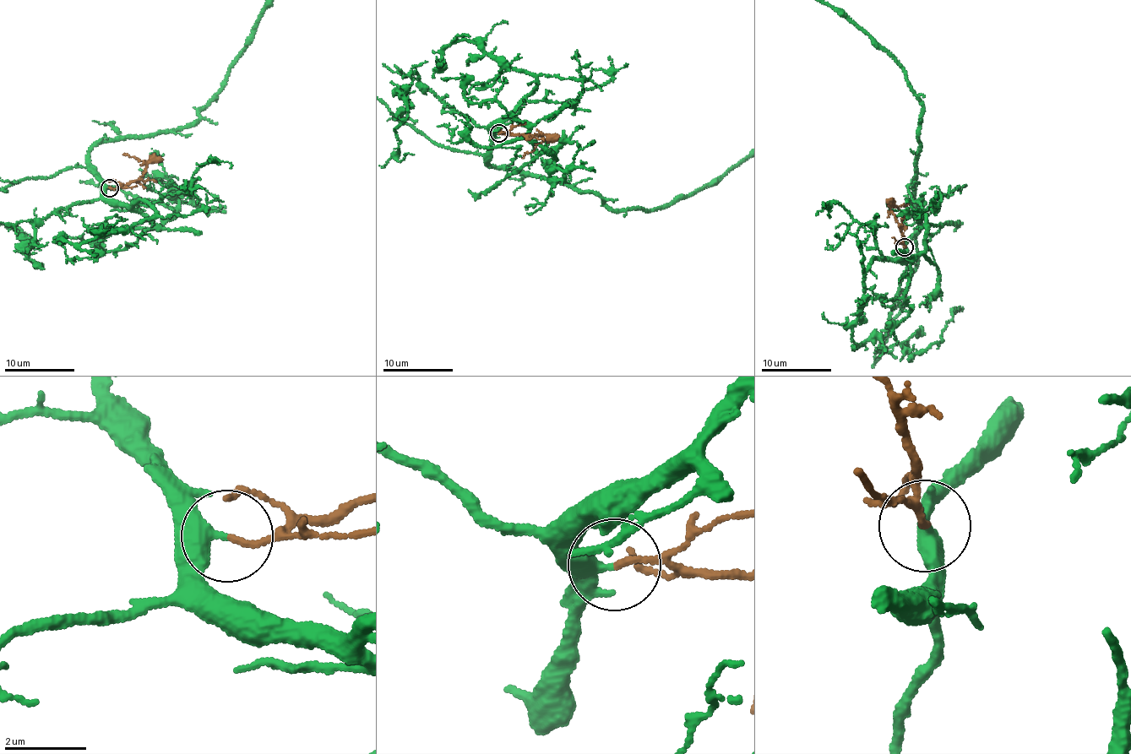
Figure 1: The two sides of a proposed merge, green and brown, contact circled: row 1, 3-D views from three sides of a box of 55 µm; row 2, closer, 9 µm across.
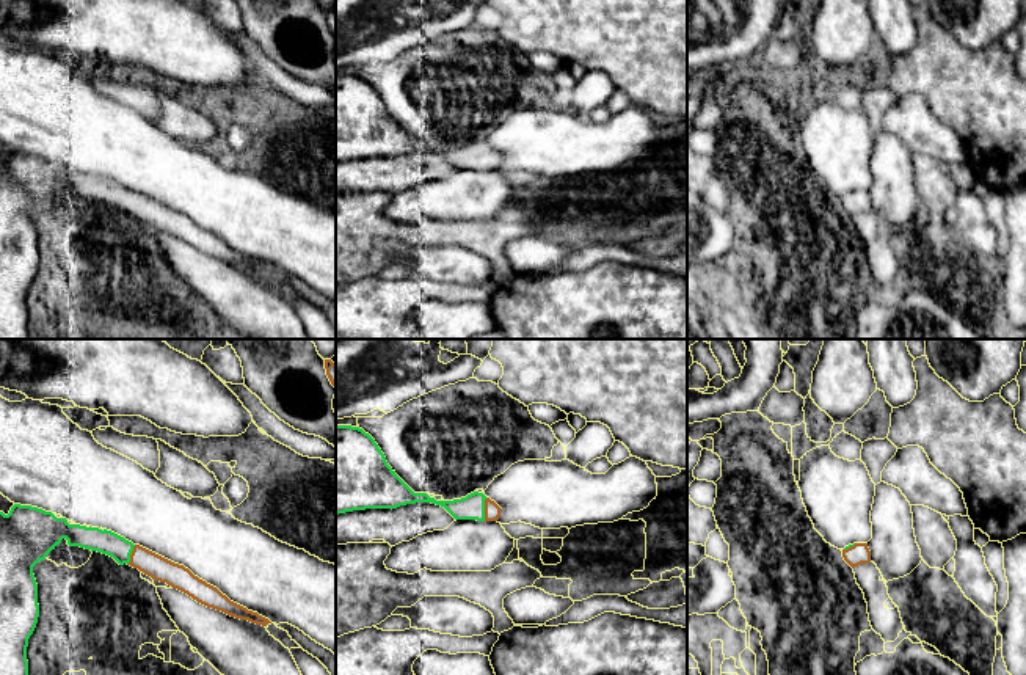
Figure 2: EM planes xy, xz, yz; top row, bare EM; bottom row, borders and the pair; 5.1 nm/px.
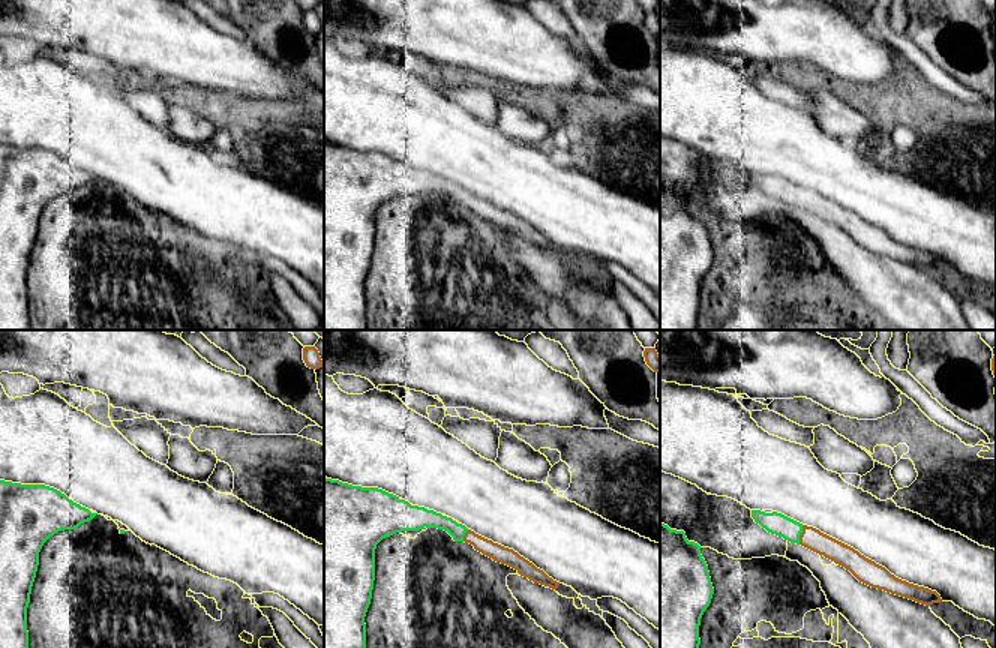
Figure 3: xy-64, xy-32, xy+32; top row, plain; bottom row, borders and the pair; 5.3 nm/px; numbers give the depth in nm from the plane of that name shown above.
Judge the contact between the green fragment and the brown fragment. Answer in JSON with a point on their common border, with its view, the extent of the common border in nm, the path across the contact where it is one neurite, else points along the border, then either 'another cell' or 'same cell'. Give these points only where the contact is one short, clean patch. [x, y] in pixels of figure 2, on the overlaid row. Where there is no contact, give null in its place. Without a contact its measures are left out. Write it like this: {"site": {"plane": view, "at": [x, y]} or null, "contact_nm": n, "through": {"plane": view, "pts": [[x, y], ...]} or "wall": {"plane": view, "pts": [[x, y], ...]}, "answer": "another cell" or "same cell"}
{"site": {"plane": "xz", "at": [483, 509]}, "contact_nm": 120, "through": {"plane": "xz", "pts": [[471, 507], [483, 509], [491, 509]]}, "answer": "same cell"}

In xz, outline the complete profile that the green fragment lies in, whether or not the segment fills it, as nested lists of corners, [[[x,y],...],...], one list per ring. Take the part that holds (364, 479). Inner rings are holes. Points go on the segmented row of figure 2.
[[[336,425],[336,515],[366,509],[397,509],[406,504],[431,502],[444,507],[455,520],[497,521],[502,509],[483,493],[461,499],[436,501],[427,493],[414,493],[387,465],[375,440],[359,427]]]

